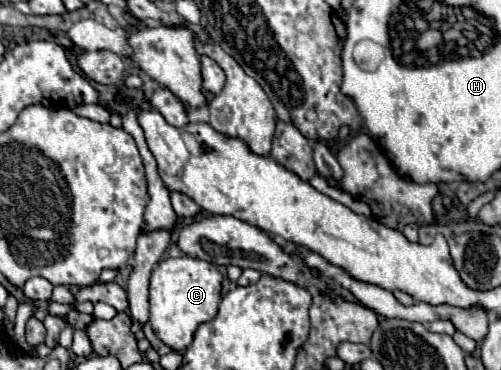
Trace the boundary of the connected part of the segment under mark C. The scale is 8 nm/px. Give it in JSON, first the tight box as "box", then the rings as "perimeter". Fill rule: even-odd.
{"box":[149,256,223,352],"perimeter":[[[179,256],[161,260],[153,268],[149,286],[149,322],[155,330],[155,336],[171,350],[183,352],[191,344],[197,326],[217,316],[217,306],[221,300],[221,282],[223,274],[217,270],[217,266],[199,258]]]}

